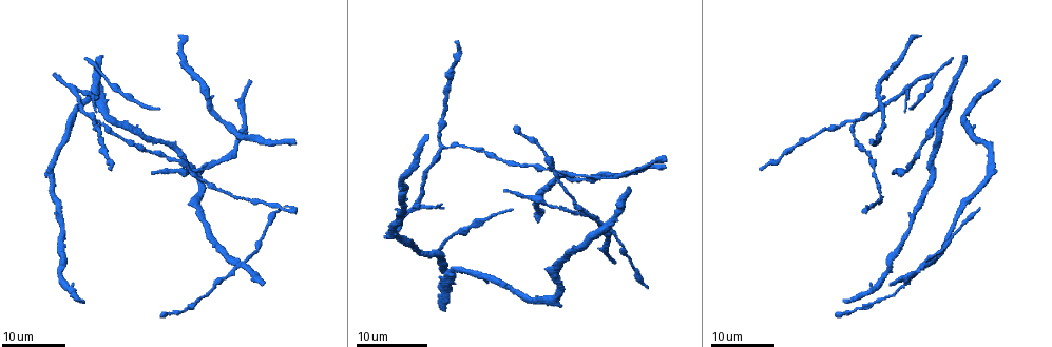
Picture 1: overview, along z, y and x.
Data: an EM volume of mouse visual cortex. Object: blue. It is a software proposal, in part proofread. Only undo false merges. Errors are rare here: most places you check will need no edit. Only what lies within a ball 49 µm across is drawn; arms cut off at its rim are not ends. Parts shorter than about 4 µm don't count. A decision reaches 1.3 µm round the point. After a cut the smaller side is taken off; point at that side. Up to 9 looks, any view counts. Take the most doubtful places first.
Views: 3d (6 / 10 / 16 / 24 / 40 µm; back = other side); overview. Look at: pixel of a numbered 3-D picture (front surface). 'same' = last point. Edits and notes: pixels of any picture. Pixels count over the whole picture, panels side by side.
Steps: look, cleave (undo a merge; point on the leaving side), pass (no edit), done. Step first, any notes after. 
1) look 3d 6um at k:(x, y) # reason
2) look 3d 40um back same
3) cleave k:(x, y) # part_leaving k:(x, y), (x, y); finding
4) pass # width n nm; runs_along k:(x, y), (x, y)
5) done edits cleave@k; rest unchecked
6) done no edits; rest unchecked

look 3d 24um at 1:(113, 88)

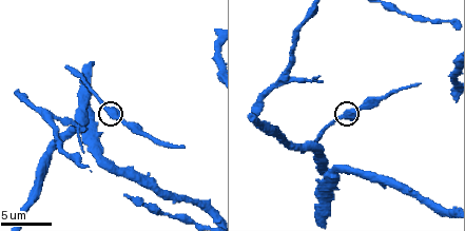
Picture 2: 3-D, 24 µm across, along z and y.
look 3d 10um at 2:(111, 118) # closer look

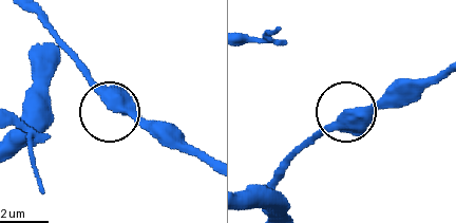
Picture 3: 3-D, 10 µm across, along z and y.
pass # all the same cell

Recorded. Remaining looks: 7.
look 3d 16um at 1:(240, 267) # four-way junction

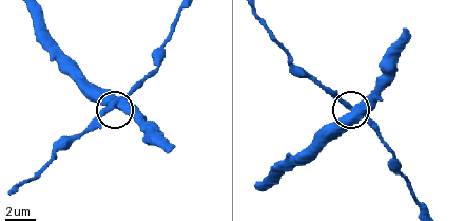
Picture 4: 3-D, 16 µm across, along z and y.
look 3d 10um at 4:(351, 109)

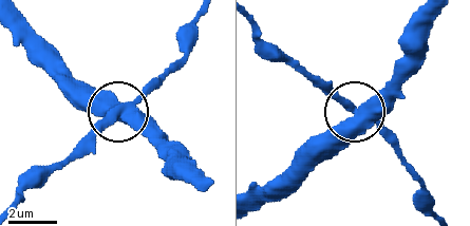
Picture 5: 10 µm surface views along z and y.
pass # width 480 nm; runs_along 5:(254, 207), (278, 192), (357, 116), (391, 143); continuous, no second cell

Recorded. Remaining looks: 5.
look 3d 16um at 2:(84, 168) # branch point

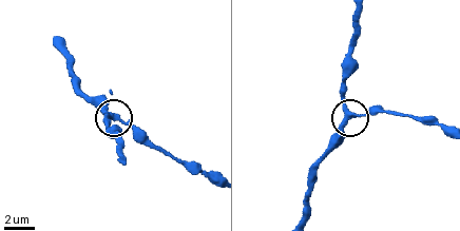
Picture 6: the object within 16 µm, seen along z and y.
pass # width 250 nm; one cell here

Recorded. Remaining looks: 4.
look 3d 16um at 2:(101, 153)

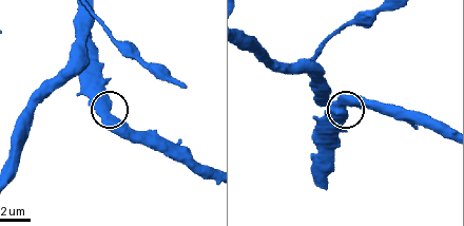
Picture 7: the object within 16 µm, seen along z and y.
look 3d 6um at 7:(107, 107)

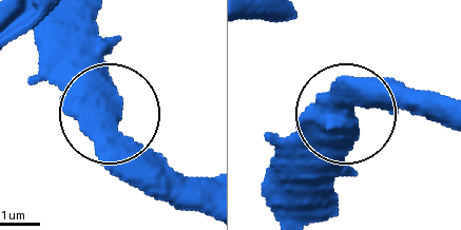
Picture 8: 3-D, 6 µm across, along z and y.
pass # width 520 nm; continuous, no second cell

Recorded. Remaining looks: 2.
done no edits; rest unchecked

